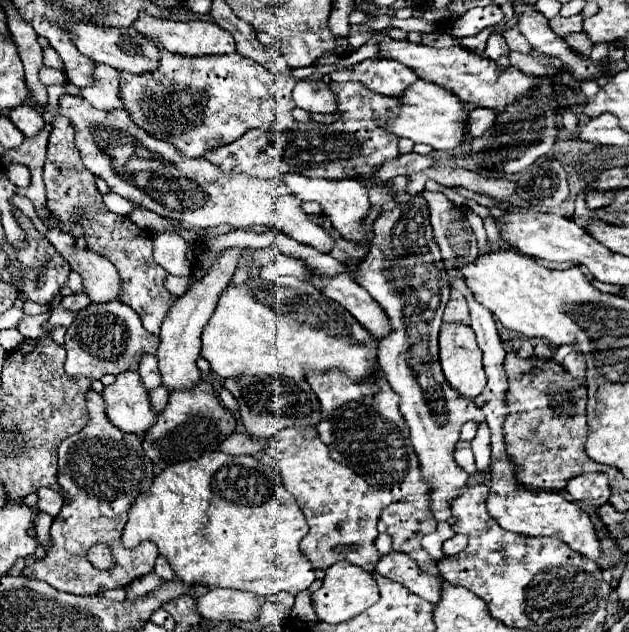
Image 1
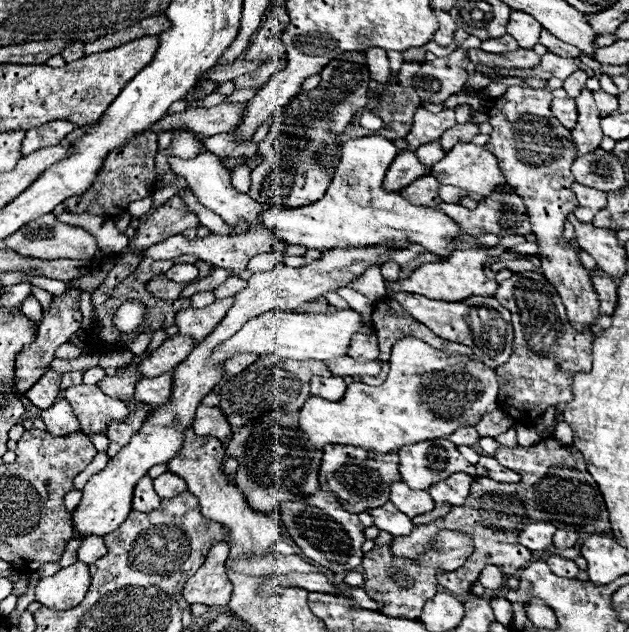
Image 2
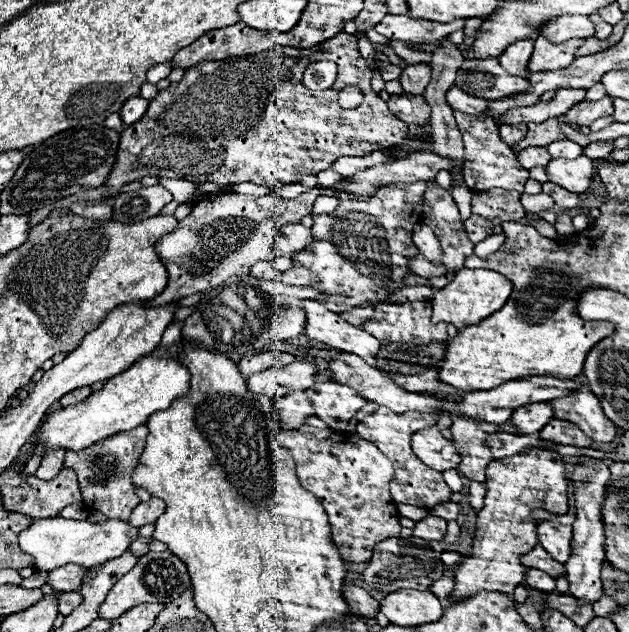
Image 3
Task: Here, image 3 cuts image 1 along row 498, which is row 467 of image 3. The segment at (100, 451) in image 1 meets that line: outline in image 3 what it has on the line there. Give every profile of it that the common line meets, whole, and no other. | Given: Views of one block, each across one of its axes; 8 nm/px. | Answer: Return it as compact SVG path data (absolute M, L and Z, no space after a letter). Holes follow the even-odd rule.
M140 424L128 432L120 432L102 442L96 442L86 450L66 452L64 468L72 468L76 472L82 490L82 500L88 510L102 512L106 518L118 518L118 520L130 518L132 510L140 504L140 498L134 494L136 486L132 484L130 476L140 462L140 454L146 446L146 438L148 438L148 428Z

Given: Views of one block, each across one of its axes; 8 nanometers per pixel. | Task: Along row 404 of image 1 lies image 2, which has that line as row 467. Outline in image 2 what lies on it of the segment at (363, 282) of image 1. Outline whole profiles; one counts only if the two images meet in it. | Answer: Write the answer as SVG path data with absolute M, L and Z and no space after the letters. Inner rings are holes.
M434 438L434 440L426 440L426 442L418 442L418 444L410 444L410 446L402 446L398 450L400 456L400 474L402 474L402 482L406 482L412 490L428 490L430 486L446 480L452 474L464 472L472 478L476 478L476 466L466 462L462 458L462 454L458 452L458 448L446 440L446 438Z

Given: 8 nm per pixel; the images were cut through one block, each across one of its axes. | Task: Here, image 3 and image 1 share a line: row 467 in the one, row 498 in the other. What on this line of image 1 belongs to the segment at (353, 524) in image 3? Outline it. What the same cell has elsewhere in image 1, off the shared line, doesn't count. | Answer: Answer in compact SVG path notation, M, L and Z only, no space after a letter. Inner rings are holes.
M284 428L282 432L278 432L268 446L268 452L264 454L264 464L272 466L280 472L284 488L298 500L298 506L302 510L302 514L308 520L310 532L304 536L304 540L300 542L300 550L302 554L312 562L312 568L316 570L324 570L328 566L332 566L334 562L338 562L338 558L348 560L364 570L372 570L376 560L378 560L378 550L374 548L374 540L378 536L376 530L376 522L380 518L380 512L392 502L392 494L390 492L382 492L372 488L362 476L356 476L356 472L352 472L352 468L332 460L328 456L328 446L318 438L318 432L306 430L306 432L298 432L294 428ZM340 546L354 546L348 552L338 552Z

